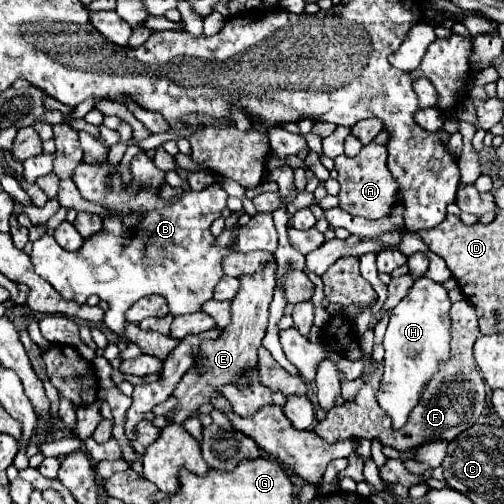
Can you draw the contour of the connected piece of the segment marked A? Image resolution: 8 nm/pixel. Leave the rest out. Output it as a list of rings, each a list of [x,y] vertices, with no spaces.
[[[372,141],[364,145],[356,157],[340,155],[334,159],[334,169],[338,171],[338,183],[340,183],[338,199],[340,199],[340,207],[346,213],[366,219],[382,219],[390,215],[392,207],[396,205],[398,185],[386,167],[386,157],[388,157],[386,145],[378,145]]]

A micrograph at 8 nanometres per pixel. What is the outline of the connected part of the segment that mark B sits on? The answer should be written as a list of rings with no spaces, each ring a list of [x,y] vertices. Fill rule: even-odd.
[[[138,153],[134,159],[132,159],[132,175],[134,175],[134,181],[128,189],[122,189],[120,187],[120,173],[114,175],[112,179],[112,189],[106,187],[106,181],[108,181],[108,169],[98,167],[98,165],[86,165],[82,163],[72,181],[76,179],[76,187],[78,191],[82,193],[84,199],[88,201],[94,201],[94,203],[100,203],[112,211],[116,211],[118,215],[114,217],[106,217],[104,219],[104,231],[98,233],[96,237],[90,237],[88,241],[84,241],[84,247],[76,253],[68,253],[64,249],[60,249],[60,245],[56,245],[54,237],[50,235],[44,235],[40,237],[36,243],[34,243],[34,249],[30,253],[32,257],[32,263],[34,263],[34,269],[36,273],[46,279],[64,299],[68,301],[76,301],[76,303],[86,303],[86,299],[90,295],[98,295],[100,299],[108,301],[110,303],[110,311],[106,311],[106,317],[104,317],[104,323],[108,325],[110,331],[114,333],[124,333],[124,325],[126,325],[126,309],[136,303],[138,299],[146,297],[146,295],[154,295],[154,293],[160,293],[166,301],[168,301],[168,307],[170,307],[170,313],[172,315],[184,315],[184,313],[196,313],[200,311],[200,307],[212,299],[214,295],[214,287],[216,283],[220,281],[220,277],[224,275],[222,273],[222,255],[228,253],[228,251],[240,251],[240,253],[246,253],[246,251],[266,251],[266,253],[274,253],[276,247],[278,247],[278,235],[276,235],[276,227],[274,227],[274,221],[272,221],[272,215],[270,213],[257,213],[251,218],[251,220],[240,228],[239,236],[236,241],[236,245],[232,249],[228,247],[216,247],[214,245],[214,237],[210,233],[210,225],[214,219],[218,219],[222,215],[222,209],[226,209],[226,199],[228,199],[228,193],[218,185],[210,185],[206,187],[204,191],[184,191],[180,195],[180,201],[174,203],[174,205],[168,205],[164,199],[158,197],[158,189],[164,181],[164,171],[158,171],[154,161],[146,155],[146,153]],[[140,183],[146,183],[146,191],[140,191],[138,193],[138,185]],[[130,209],[144,209],[144,221],[136,227],[136,229],[126,229],[122,225],[122,219],[130,213]]]

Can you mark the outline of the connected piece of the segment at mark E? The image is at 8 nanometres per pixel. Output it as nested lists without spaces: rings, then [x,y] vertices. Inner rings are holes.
[[[268,261],[256,273],[240,277],[240,289],[230,305],[232,321],[222,329],[222,333],[216,339],[202,341],[200,345],[202,361],[196,367],[192,367],[172,391],[172,395],[178,399],[174,411],[166,415],[172,423],[184,423],[184,419],[194,415],[200,409],[200,405],[210,403],[212,397],[218,397],[220,387],[226,385],[226,381],[236,381],[238,385],[248,383],[246,369],[256,367],[256,353],[266,335],[268,307],[274,297],[274,287],[276,287],[276,261]]]

